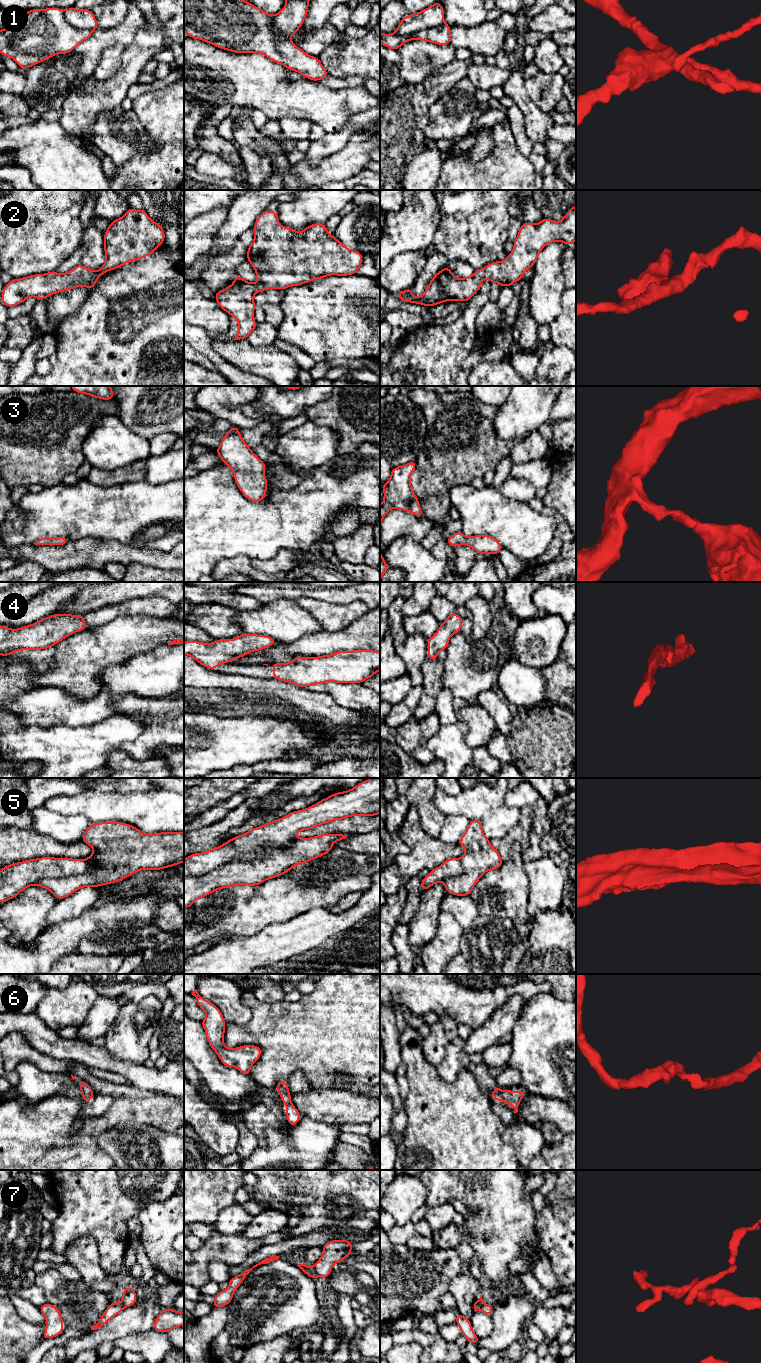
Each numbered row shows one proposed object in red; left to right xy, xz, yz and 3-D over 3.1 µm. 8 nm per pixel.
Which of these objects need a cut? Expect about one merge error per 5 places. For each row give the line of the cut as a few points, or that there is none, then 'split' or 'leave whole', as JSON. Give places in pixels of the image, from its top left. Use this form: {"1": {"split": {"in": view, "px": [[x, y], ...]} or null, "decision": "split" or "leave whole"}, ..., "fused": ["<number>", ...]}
{"1": {"split": {"in": "yz", "px": [[443, 22], [408, 35], [397, 35], [394, 33]]}, "decision": "split"}, "2": {"split": null, "decision": "leave whole"}, "3": {"split": null, "decision": "leave whole"}, "4": {"split": null, "decision": "leave whole"}, "5": {"split": null, "decision": "leave whole"}, "6": {"split": null, "decision": "leave whole"}, "7": {"split": {"in": "xz", "px": [[311, 1267], [318, 1275]]}, "decision": "split"}, "fused": ["1", "7"]}

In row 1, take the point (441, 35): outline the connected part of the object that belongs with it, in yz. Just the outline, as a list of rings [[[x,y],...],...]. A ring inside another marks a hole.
[[[443,23],[439,26],[427,28],[409,36],[400,36],[395,33],[383,34],[380,32],[380,42],[389,49],[398,50],[400,46],[409,40],[427,41],[437,45],[450,45],[450,25]]]

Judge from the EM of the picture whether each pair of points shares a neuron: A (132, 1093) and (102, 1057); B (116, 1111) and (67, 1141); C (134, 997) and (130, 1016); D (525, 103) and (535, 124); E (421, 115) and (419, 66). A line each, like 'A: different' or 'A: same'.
A: different
B: same
C: different
D: same
E: different

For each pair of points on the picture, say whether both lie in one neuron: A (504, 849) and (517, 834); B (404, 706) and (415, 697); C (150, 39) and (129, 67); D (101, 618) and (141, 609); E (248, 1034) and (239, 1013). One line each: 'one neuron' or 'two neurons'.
A: one neuron
B: one neuron
C: one neuron
D: one neuron
E: two neurons

